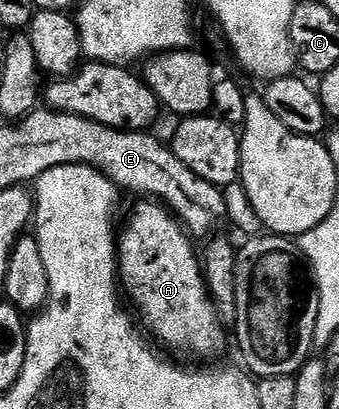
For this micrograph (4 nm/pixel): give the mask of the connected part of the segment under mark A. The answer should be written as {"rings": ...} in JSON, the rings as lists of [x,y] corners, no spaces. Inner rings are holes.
{"rings":[[[154,199],[136,200],[131,214],[127,217],[127,226],[122,226],[121,236],[117,241],[117,273],[121,278],[122,288],[131,296],[135,304],[134,312],[139,312],[138,320],[143,320],[144,330],[152,329],[155,337],[176,358],[200,357],[200,362],[207,363],[227,345],[225,326],[219,320],[211,295],[207,292],[207,280],[203,277],[203,266],[200,254],[195,253],[192,238],[183,228],[178,217],[166,205]]]}

